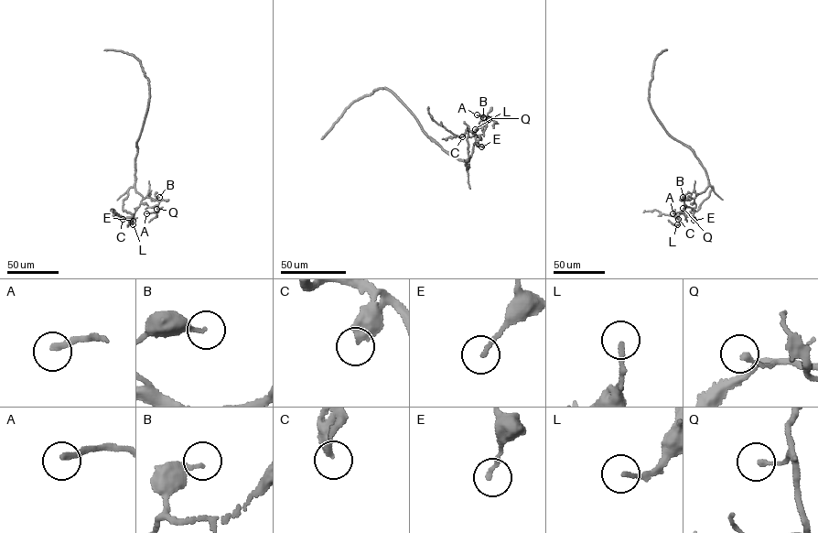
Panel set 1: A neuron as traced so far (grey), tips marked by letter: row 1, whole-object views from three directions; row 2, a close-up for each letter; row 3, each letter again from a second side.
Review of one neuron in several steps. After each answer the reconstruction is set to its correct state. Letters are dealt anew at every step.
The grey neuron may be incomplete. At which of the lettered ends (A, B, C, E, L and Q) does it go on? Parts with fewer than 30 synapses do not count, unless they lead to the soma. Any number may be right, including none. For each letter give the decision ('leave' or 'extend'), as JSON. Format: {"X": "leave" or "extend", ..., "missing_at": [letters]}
{"A": "extend", "B": "leave", "C": "extend", "E": "leave", "L": "extend", "Q": "leave", "missing_at": ["A", "C", "L"]}

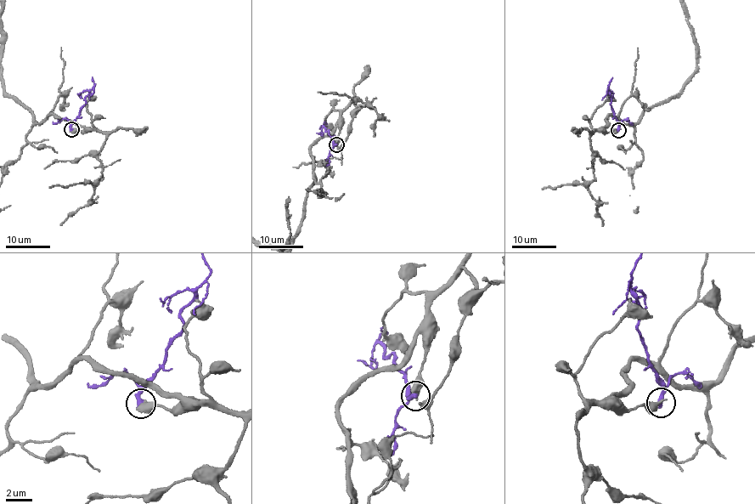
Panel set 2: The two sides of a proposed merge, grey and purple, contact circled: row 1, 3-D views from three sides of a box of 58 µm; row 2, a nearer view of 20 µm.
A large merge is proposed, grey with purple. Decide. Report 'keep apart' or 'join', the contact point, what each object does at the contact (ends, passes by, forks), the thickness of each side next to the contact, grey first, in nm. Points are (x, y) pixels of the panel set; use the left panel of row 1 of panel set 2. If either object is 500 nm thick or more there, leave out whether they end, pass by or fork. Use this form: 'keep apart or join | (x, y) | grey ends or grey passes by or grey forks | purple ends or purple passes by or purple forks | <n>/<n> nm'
keep apart | (71, 129) | 550/400 nm

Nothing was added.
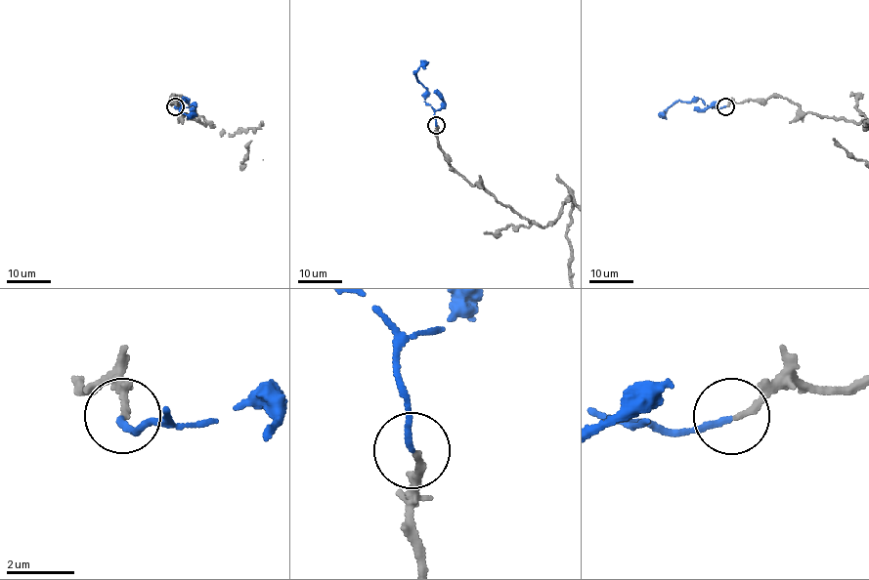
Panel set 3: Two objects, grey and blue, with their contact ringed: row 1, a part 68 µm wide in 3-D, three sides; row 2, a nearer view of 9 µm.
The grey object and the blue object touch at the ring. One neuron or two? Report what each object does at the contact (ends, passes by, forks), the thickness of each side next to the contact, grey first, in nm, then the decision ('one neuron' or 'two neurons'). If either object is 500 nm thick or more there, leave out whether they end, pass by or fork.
grey ends there; blue ends there; 180 nm thick on the grey side, 170 nm on the other; one neuron

